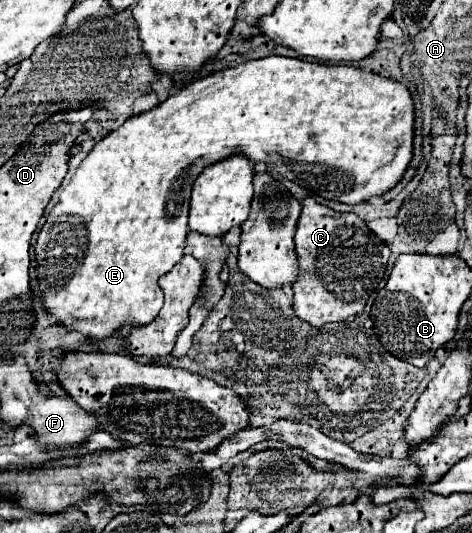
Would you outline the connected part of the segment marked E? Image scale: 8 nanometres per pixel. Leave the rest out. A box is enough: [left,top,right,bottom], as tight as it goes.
[34,57,414,341]

